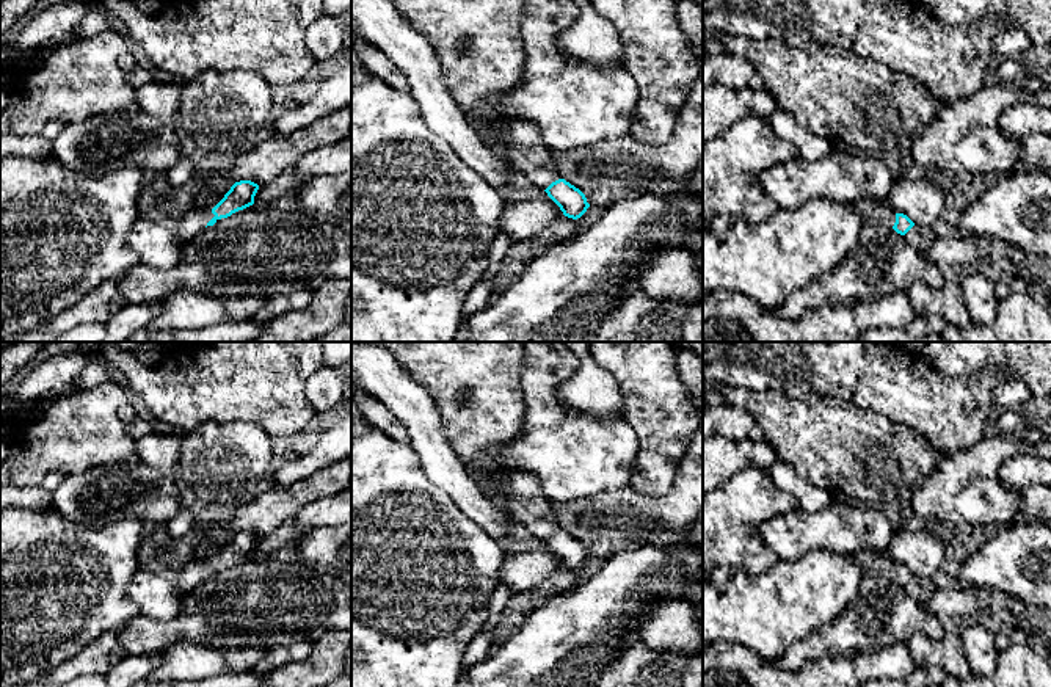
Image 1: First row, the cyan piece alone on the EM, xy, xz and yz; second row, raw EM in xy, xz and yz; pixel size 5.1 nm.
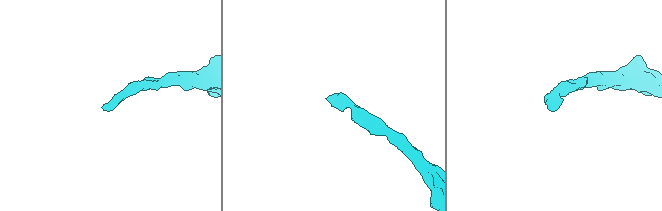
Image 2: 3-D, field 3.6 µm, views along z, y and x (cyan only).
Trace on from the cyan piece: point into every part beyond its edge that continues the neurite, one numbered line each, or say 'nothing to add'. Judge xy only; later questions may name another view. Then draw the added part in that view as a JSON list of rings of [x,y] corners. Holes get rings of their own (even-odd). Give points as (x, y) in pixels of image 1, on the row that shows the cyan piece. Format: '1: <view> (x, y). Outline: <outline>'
1: xy (195, 218). Outline: [[[190,207],[177,220],[177,226],[173,231],[174,240],[185,245],[190,238],[198,235],[213,216],[215,215],[207,207]]]

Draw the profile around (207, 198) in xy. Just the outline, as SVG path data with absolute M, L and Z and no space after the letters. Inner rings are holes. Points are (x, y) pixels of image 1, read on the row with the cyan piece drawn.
M199 188L193 193L191 207L207 207L212 210L223 198L224 193L218 193L209 188Z

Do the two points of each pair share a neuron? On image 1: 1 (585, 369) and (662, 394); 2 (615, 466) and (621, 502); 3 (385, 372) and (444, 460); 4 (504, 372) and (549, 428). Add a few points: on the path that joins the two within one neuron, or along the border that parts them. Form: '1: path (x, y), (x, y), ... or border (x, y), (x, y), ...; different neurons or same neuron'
1: border (592, 358), (617, 381), (623, 414); different neurons
2: border (628, 485), (582, 497); different neurons
3: path (402, 394), (416, 410), (429, 438); same neuron
4: border (524, 358), (521, 370), (524, 425), (521, 430); different neurons

